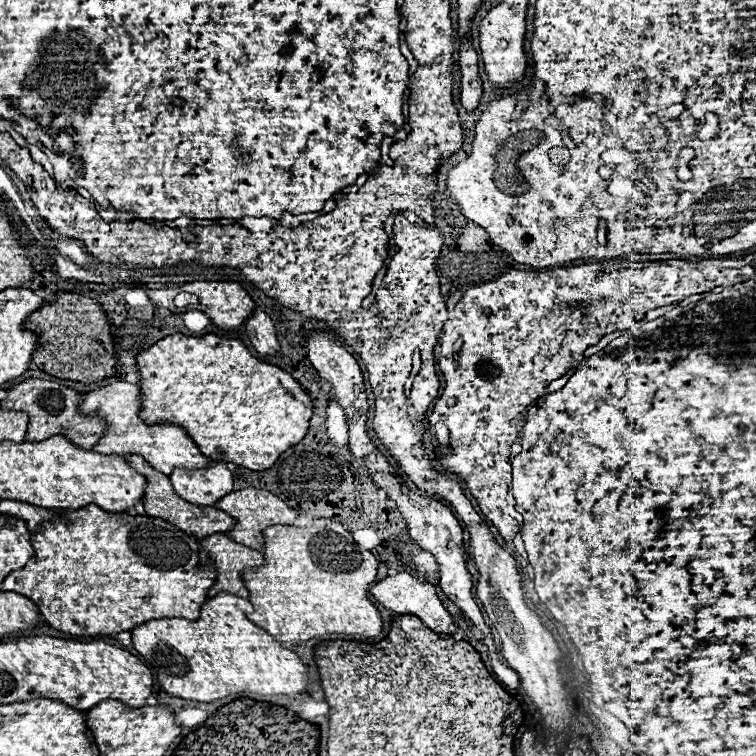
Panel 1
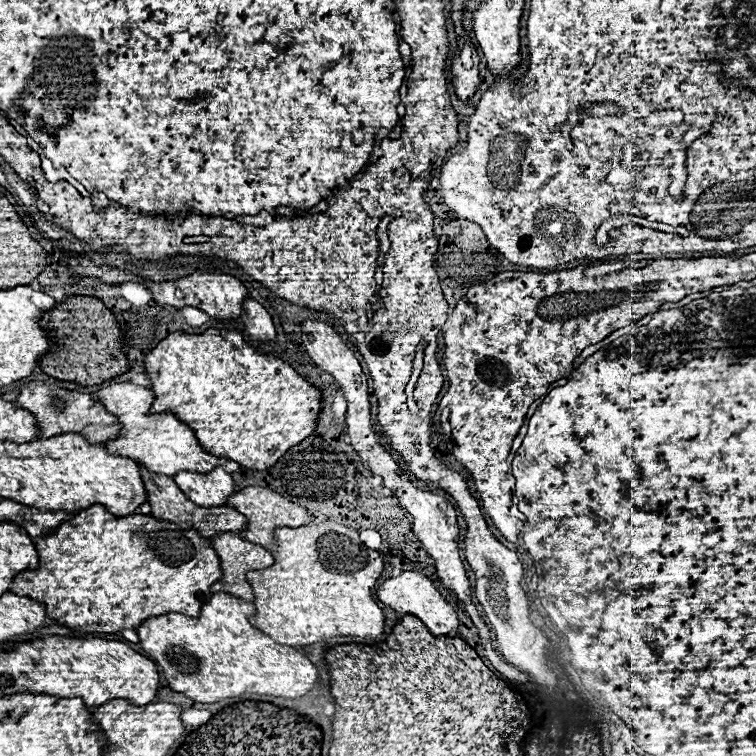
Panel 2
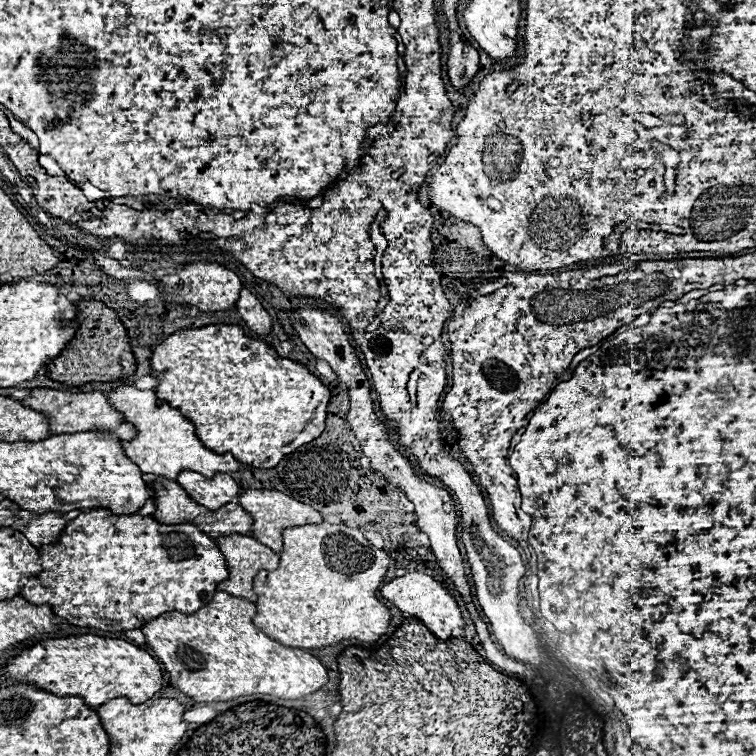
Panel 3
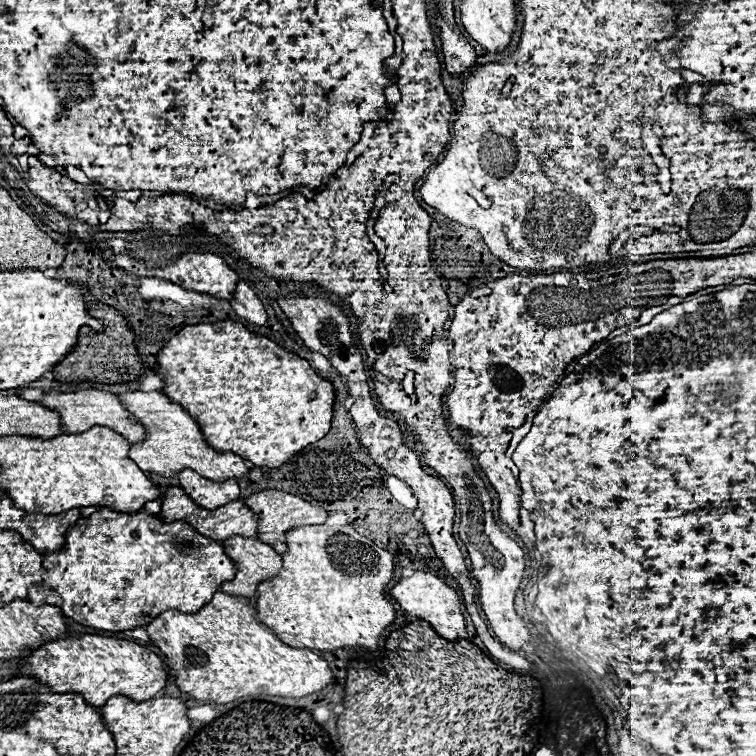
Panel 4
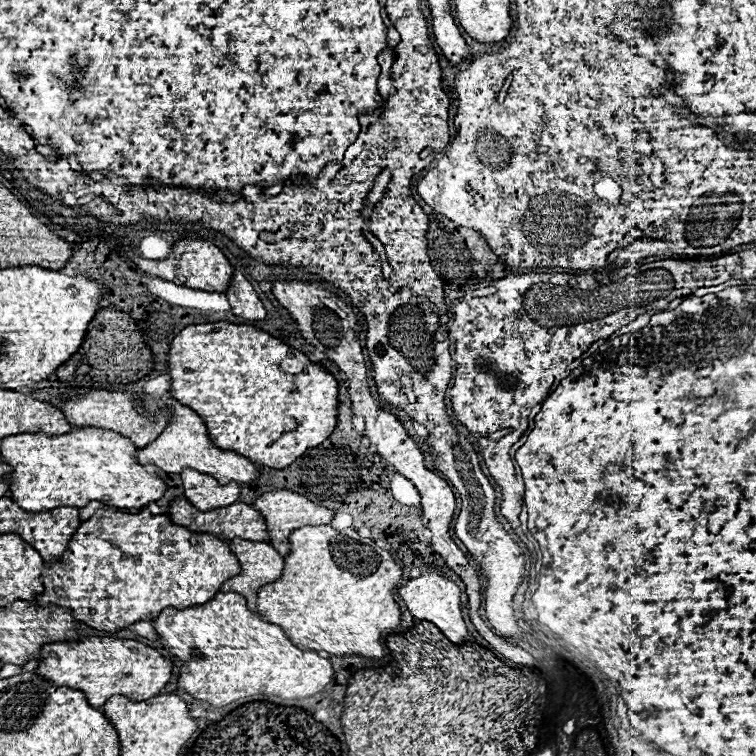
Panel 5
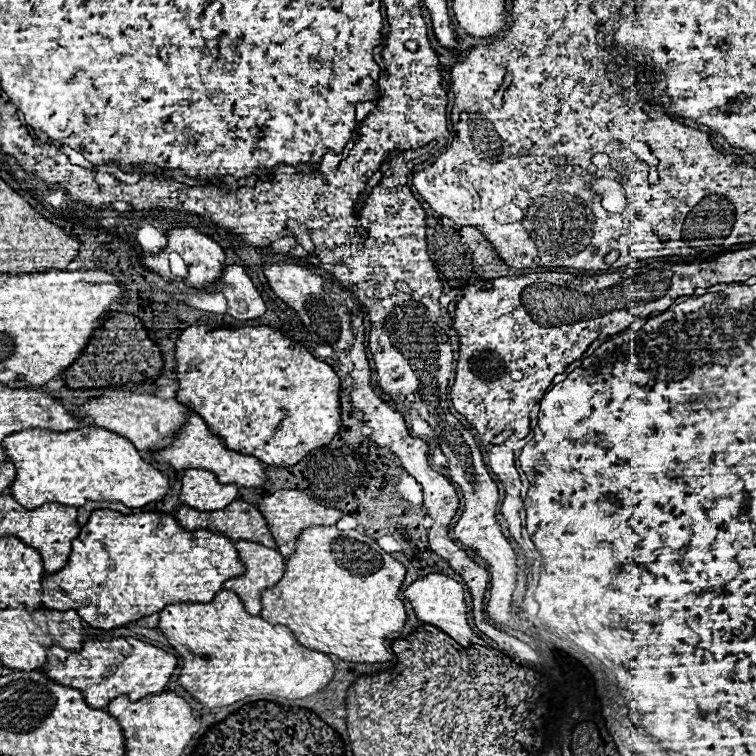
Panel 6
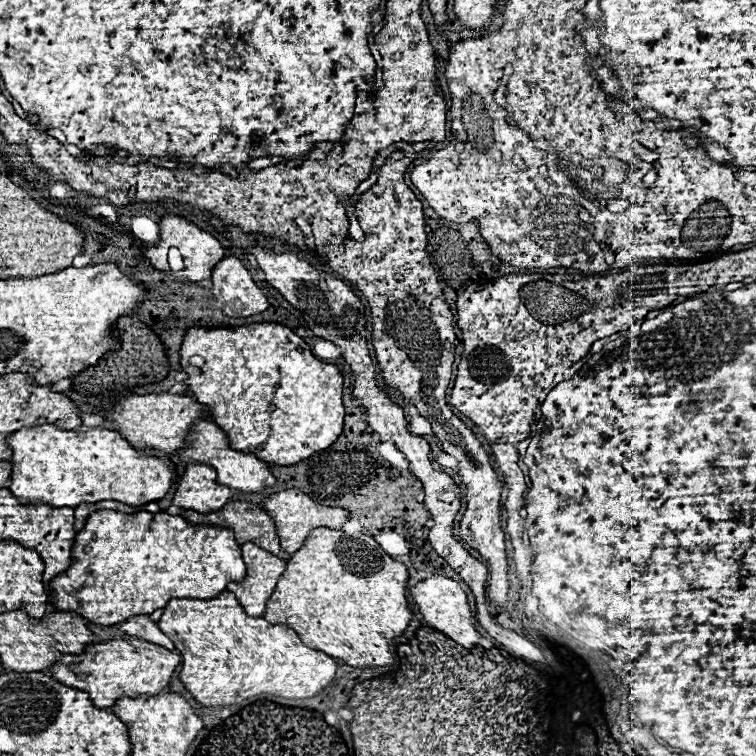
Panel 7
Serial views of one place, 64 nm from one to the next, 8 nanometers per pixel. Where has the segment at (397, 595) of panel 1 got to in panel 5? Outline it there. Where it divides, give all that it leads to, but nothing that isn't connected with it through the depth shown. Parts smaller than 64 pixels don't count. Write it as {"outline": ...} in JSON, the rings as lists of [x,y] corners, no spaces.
{"outline":[[[420,574],[418,578],[412,578],[404,586],[400,586],[396,594],[402,598],[408,612],[414,618],[432,622],[454,644],[464,644],[468,640],[466,622],[462,618],[462,608],[460,608],[460,588],[454,582],[450,582],[450,580],[446,580],[446,578],[438,576],[438,574]]]}

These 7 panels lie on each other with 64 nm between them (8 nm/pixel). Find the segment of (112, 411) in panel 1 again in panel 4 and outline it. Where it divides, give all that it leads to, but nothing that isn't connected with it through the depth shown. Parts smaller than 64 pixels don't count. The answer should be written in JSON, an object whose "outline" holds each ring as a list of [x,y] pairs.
{"outline":[[[128,390],[118,394],[122,406],[138,418],[138,422],[146,428],[146,438],[138,444],[130,444],[128,456],[144,470],[154,472],[166,478],[176,476],[178,472],[192,468],[200,476],[206,476],[210,480],[226,480],[226,478],[240,478],[248,474],[248,466],[242,458],[238,458],[234,452],[216,452],[212,450],[196,424],[196,420],[182,410],[180,404],[172,404],[166,396],[160,392],[142,392],[142,390]]]}

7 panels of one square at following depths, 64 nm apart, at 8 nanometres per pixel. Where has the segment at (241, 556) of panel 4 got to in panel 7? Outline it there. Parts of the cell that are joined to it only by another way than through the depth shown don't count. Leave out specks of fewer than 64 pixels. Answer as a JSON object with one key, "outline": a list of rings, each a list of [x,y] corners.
{"outline":[[[246,542],[240,546],[242,558],[246,562],[246,576],[240,582],[230,582],[226,588],[236,594],[242,608],[248,616],[262,616],[266,608],[266,600],[272,594],[276,582],[280,580],[282,572],[286,570],[286,560],[278,558],[276,554]]]}

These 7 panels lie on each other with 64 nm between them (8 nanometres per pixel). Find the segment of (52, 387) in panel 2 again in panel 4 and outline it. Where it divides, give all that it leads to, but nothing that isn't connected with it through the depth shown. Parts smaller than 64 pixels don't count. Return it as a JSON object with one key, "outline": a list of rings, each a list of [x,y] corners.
{"outline":[[[82,390],[82,392],[70,392],[70,394],[60,394],[60,392],[44,392],[44,398],[38,400],[40,406],[58,412],[62,418],[62,432],[66,434],[76,434],[76,432],[84,432],[86,428],[90,430],[90,426],[106,426],[118,434],[122,434],[130,444],[142,442],[144,438],[144,428],[142,424],[138,424],[134,420],[134,416],[130,416],[130,412],[126,412],[118,400],[116,394],[110,392],[102,392],[102,390]]]}

